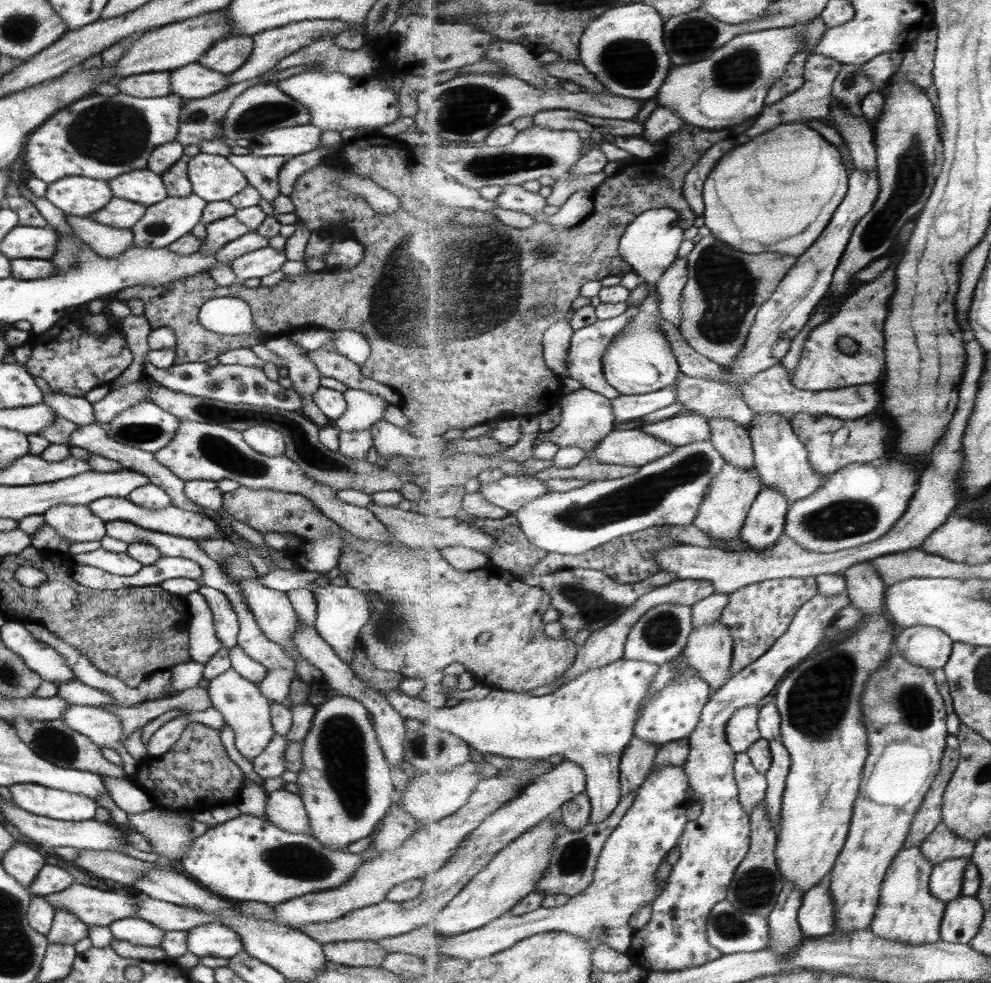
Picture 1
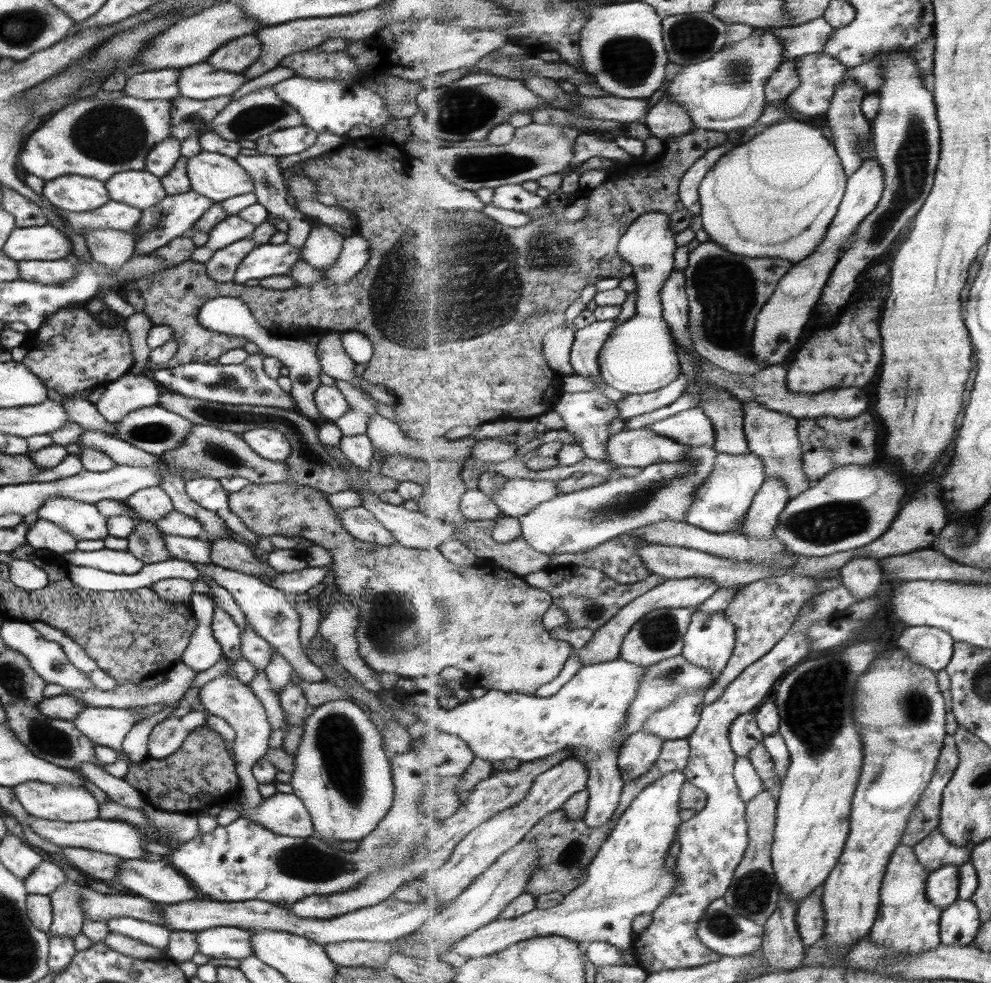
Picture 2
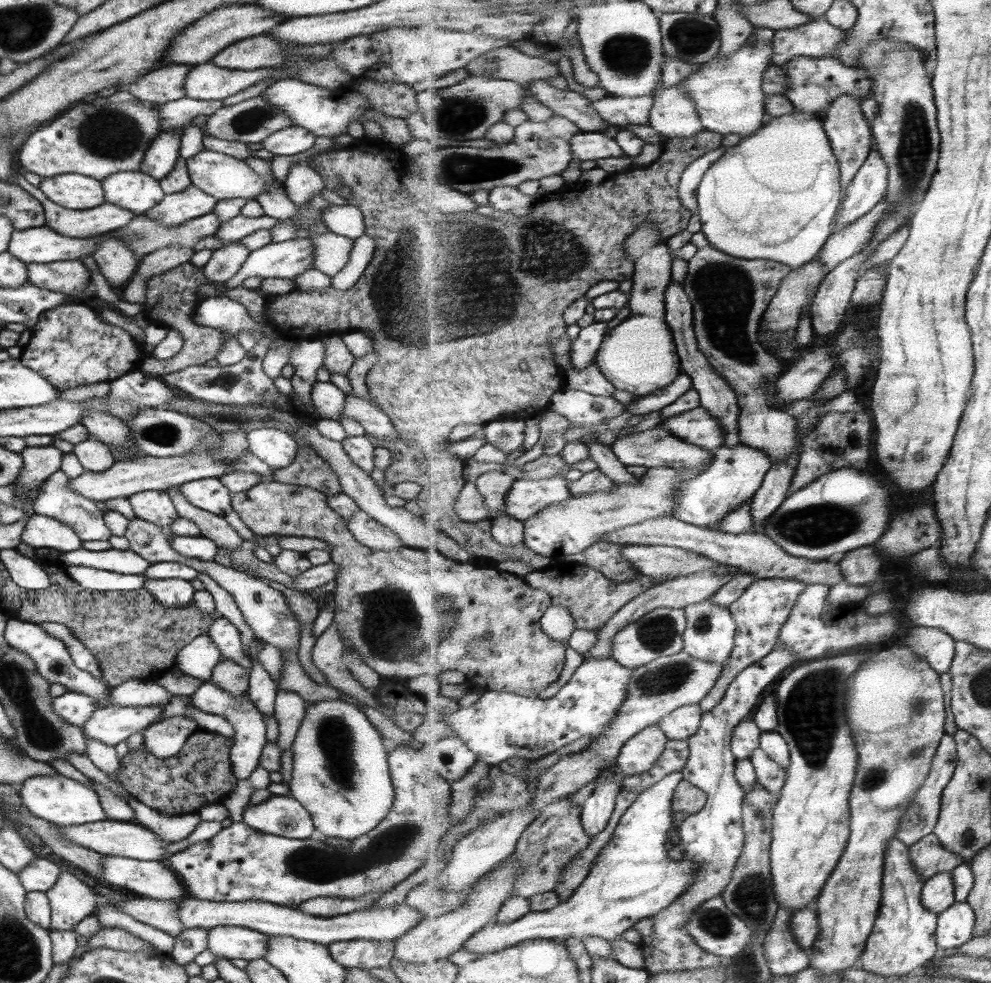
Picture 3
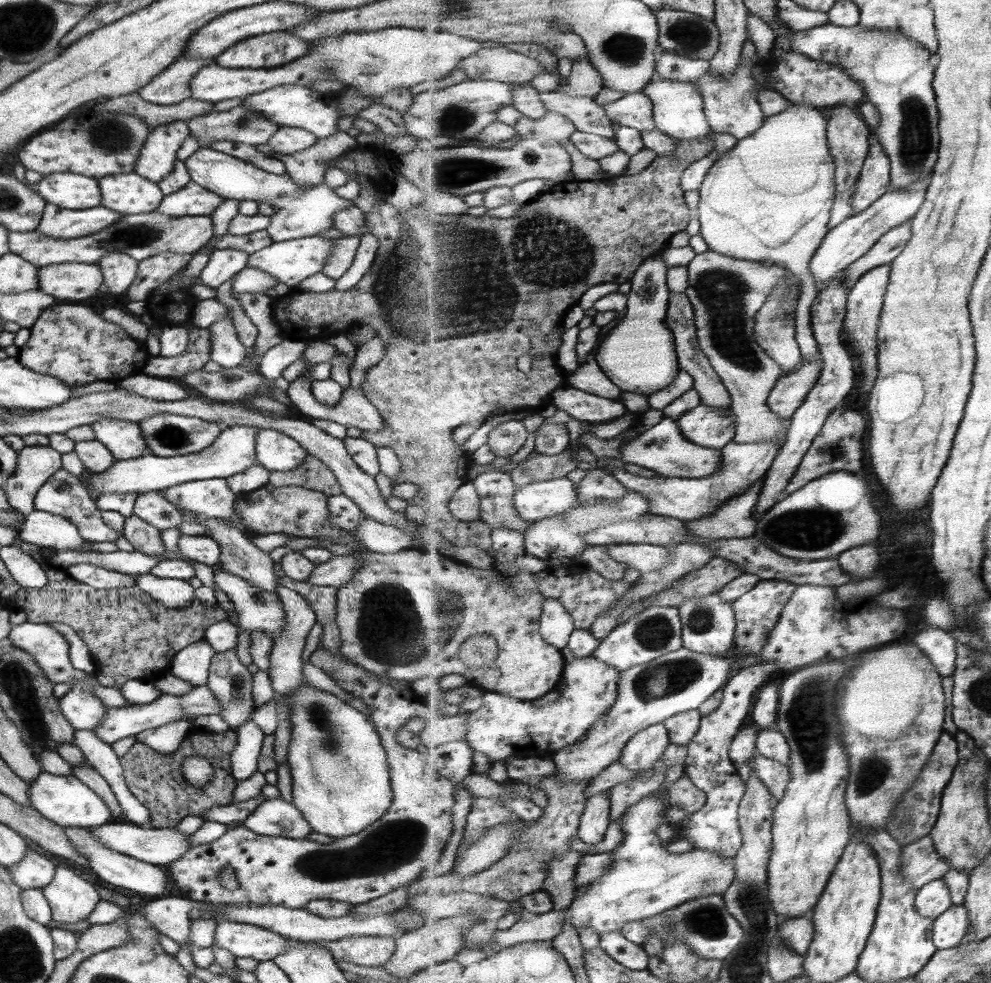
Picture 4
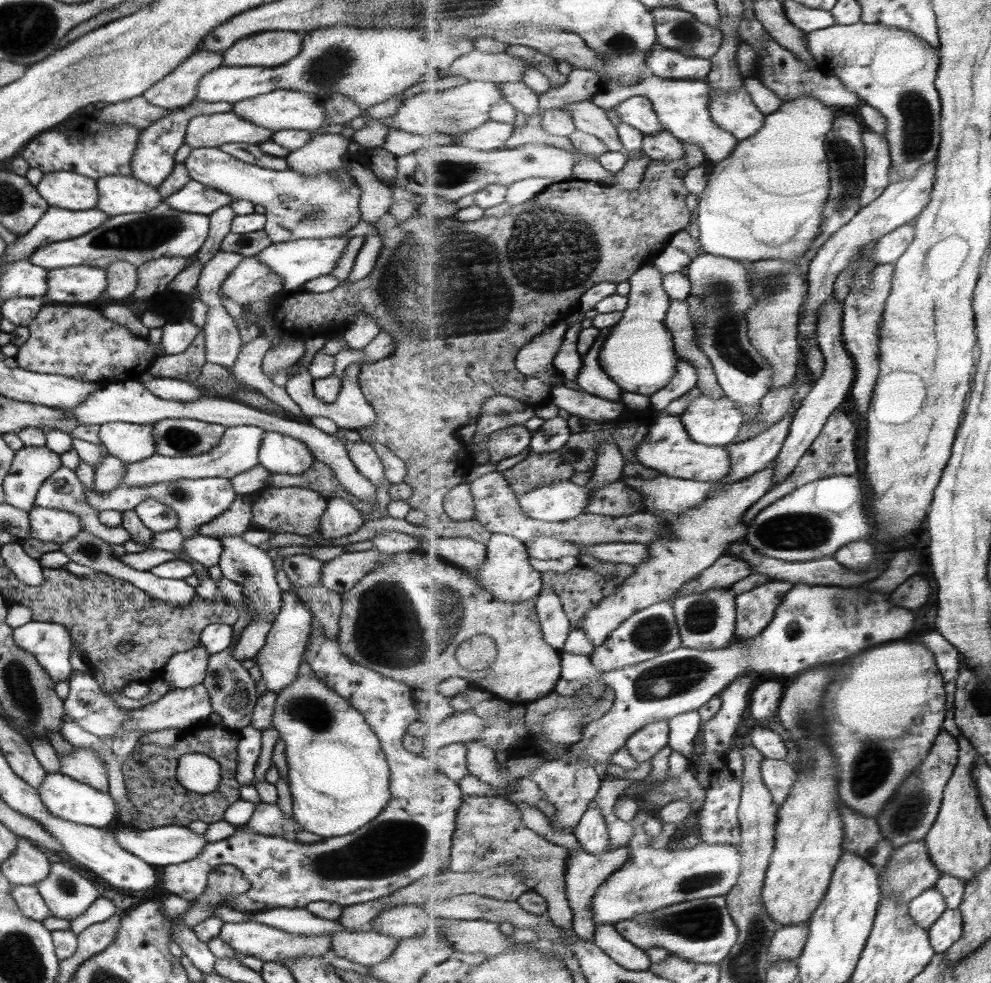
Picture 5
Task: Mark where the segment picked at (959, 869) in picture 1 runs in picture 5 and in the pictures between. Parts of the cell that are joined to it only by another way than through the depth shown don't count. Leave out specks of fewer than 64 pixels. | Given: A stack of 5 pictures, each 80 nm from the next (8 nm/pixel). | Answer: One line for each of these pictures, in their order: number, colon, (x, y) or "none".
2: (943, 884)
3: (939, 893)
4: (933, 899)
5: (928, 907)

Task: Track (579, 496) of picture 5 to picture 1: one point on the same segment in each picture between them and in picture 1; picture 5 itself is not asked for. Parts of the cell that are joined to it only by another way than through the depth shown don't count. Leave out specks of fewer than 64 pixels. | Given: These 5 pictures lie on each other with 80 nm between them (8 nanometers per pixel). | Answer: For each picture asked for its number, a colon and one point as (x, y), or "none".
1: (511, 492)
2: (517, 497)
3: (527, 498)
4: (549, 498)

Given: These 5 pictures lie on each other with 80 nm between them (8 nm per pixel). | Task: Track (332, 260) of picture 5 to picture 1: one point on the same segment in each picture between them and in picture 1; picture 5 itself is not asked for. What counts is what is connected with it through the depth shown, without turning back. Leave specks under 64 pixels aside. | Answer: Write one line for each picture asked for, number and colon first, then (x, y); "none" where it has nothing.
1: (259, 263)
2: (265, 260)
3: (284, 260)
4: (291, 261)

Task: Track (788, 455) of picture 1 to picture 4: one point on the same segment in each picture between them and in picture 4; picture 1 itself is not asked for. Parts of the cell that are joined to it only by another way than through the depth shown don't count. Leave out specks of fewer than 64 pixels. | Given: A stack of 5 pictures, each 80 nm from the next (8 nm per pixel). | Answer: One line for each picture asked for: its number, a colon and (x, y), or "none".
2: (772, 435)
3: (730, 295)
4: (727, 293)

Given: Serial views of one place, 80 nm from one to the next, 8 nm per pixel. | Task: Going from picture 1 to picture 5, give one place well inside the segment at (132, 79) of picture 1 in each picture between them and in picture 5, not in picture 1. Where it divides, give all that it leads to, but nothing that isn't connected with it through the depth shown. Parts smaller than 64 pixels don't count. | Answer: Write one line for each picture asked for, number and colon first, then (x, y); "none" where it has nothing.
2: (158, 84)
3: (165, 83)
4: (171, 86)
5: (179, 87)

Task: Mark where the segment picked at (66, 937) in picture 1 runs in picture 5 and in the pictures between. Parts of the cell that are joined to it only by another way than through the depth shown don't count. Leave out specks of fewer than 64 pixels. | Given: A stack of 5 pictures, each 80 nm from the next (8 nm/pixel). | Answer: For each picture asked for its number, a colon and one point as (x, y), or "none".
2: (67, 918)
3: (70, 900)
4: (70, 898)
5: (66, 894)

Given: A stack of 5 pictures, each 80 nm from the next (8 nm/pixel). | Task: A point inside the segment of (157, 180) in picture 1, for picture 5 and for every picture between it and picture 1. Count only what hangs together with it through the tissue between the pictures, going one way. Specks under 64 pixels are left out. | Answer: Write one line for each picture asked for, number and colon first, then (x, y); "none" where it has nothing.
2: (137, 189)
3: (135, 192)
4: (126, 194)
5: (117, 195)

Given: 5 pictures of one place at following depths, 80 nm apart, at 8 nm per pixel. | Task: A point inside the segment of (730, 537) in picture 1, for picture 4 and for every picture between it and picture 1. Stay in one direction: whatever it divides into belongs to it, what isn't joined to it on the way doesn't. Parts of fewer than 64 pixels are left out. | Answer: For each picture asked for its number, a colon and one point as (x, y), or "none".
2: (721, 503)
3: (732, 479)
4: (687, 499)

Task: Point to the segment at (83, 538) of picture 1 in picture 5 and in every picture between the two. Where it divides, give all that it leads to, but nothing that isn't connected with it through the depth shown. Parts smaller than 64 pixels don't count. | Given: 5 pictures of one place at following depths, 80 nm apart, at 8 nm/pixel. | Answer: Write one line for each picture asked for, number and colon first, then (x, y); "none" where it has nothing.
2: (82, 520)
3: (54, 498)
4: (62, 494)
5: (61, 489)

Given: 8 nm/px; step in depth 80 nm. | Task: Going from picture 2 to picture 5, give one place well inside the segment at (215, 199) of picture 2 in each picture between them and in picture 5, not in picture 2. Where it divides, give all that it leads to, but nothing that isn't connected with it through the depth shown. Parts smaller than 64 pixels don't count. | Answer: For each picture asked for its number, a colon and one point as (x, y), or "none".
3: (221, 177)
4: (299, 212)
5: (296, 207)

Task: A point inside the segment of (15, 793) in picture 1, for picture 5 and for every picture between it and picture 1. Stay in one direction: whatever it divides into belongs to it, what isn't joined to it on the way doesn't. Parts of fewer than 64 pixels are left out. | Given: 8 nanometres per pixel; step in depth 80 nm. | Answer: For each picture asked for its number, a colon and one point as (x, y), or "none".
2: (63, 802)
3: (61, 801)
4: (64, 800)
5: (62, 796)

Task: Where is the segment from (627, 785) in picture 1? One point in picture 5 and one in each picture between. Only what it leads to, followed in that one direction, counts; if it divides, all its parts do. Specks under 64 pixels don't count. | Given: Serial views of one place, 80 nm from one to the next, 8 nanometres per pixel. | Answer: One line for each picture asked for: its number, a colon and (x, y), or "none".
2: (640, 751)
3: (640, 753)
4: (646, 747)
5: (642, 746)

